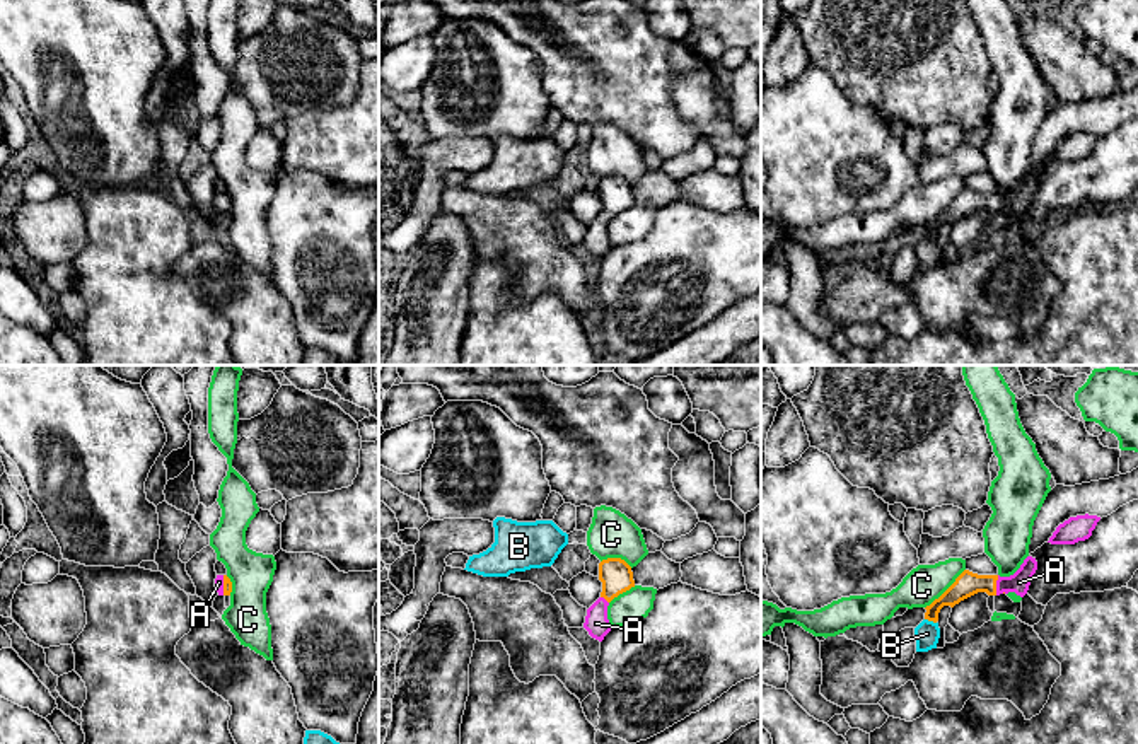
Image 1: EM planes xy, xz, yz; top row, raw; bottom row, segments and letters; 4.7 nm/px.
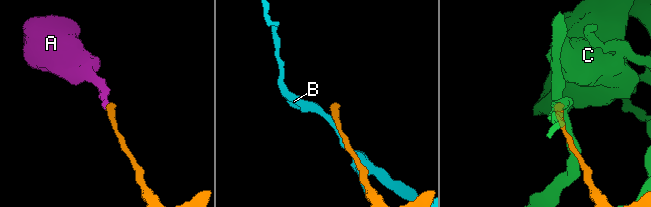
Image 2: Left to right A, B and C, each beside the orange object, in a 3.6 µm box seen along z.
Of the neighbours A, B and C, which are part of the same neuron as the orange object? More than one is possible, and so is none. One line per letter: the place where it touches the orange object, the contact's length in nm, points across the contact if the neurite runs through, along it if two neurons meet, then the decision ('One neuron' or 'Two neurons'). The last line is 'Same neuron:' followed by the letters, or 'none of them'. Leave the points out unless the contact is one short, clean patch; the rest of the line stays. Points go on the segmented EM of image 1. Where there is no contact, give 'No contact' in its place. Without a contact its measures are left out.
A: Touches orange at yz (995, 586). Shared border 100 nm. Path across: yz (968, 584), (995, 586), (1019, 582). One neuron
B: Touches orange at yz (930, 620). Shared border 60 nm. Boundary: yz (925, 618), (935, 623). Two neurons
C: Touches orange at yz (947, 589). Shared border 260 nm. Boundary: yz (964, 569), (925, 608). Two neurons
Same neuron: A

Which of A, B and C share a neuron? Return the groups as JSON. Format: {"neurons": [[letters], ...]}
{"neurons": [["A"], ["B"], ["C"]]}

